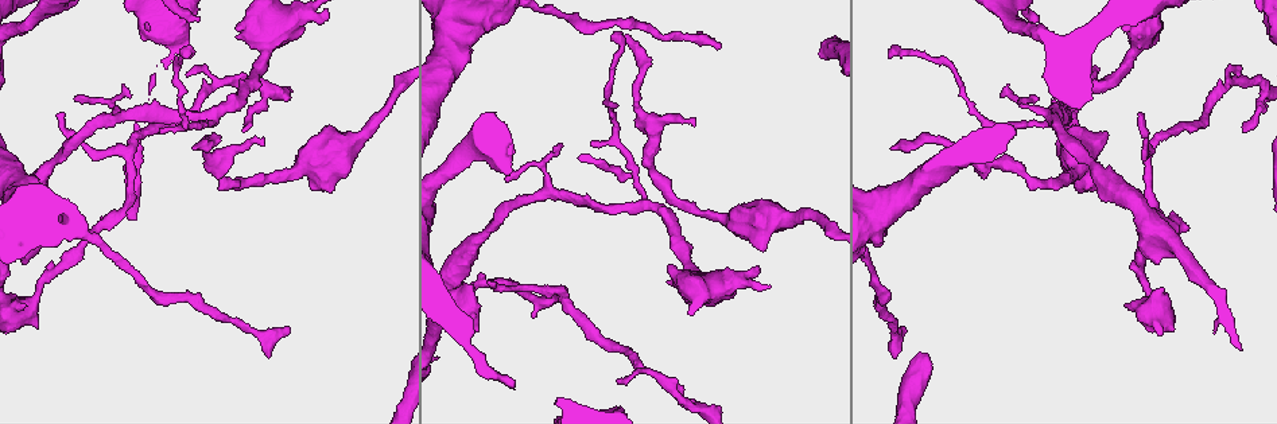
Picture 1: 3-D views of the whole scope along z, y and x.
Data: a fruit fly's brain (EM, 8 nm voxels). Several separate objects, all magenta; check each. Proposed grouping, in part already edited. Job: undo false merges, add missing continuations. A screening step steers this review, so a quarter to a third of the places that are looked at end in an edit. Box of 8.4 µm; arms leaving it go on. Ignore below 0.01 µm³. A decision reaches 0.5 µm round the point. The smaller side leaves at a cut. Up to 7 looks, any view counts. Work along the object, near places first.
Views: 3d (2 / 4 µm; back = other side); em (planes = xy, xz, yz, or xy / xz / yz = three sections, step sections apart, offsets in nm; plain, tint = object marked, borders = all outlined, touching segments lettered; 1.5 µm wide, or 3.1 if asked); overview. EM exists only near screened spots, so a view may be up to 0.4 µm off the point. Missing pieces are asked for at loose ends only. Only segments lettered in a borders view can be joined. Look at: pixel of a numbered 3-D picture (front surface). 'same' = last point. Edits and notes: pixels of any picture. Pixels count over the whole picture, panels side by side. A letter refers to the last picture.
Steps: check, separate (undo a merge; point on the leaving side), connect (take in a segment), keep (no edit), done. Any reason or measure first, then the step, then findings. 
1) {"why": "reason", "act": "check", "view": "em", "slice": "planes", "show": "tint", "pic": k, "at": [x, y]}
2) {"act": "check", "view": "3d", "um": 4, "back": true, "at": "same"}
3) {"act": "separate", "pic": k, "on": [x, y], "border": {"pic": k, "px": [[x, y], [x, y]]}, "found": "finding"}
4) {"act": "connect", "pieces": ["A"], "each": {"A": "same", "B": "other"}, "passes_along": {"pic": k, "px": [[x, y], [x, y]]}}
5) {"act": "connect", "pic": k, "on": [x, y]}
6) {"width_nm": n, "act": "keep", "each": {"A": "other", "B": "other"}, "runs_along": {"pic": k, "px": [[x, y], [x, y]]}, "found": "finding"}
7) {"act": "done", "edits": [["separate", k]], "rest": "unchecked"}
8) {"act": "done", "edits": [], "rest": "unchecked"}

{"why": "thin end", "act": "check", "view": "3d", "um": 2, "pic": 1, "at": [899, 331]}

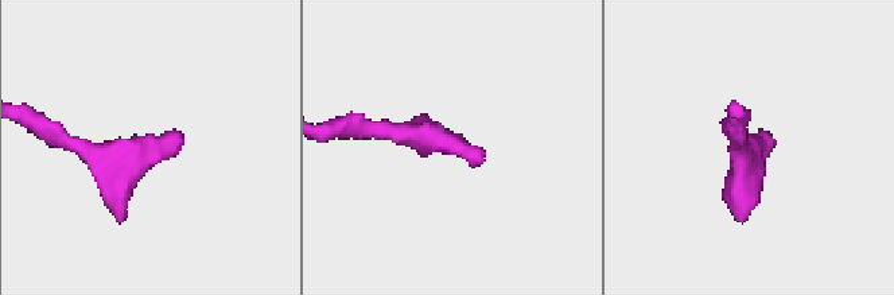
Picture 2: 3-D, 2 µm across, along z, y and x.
{"why": "now the EM", "act": "check", "view": "em", "slice": "planes", "show": "tint", "pic": 2, "at": [762, 141]}

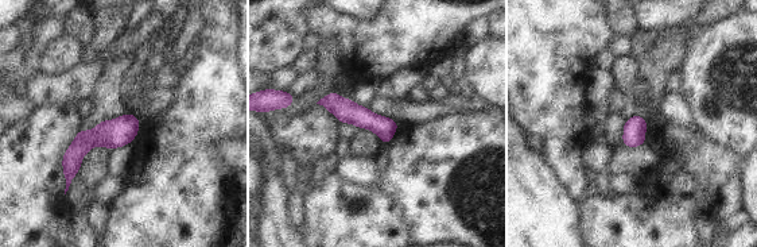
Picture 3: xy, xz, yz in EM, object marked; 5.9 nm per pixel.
{"why": "see the neighbours", "act": "check", "view": "em", "slice": "planes", "show": "borders", "at": "same"}

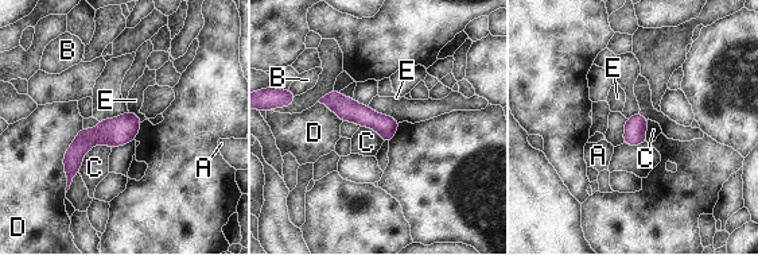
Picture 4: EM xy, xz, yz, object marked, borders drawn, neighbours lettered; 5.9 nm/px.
{"act": "keep", "each": {"A": "other", "B": "other", "C": "other", "D": "other", "E": "other"}, "border": {"pic": 4, "px": [[111, 147], [94, 145], [78, 170]]}, "found": "none of them fits"}

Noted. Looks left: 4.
{"why": "an open end", "act": "check", "view": "em", "slice": "yz", "step": 8, "show": "borders", "pic": 1, "at": [593, 146]}

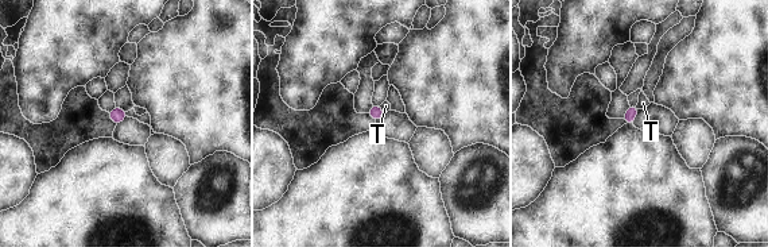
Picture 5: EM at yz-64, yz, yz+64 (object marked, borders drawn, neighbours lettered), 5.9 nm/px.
{"act": "check", "view": "em", "slice": "planes", "show": "borders", "at": "same"}

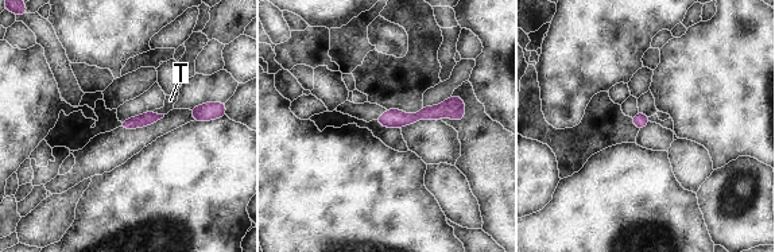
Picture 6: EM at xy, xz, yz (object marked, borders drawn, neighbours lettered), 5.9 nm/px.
{"act": "keep", "each": {"T": "other"}, "border": {"pic": 6, "px": [[154, 111], [163, 115]]}, "found": "no lettered segment goes on from it"}

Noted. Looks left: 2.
{"why": "tapers out", "act": "check", "view": "em", "slice": "yz", "step": 4, "show": "borders", "pic": 1, "at": [891, 150]}

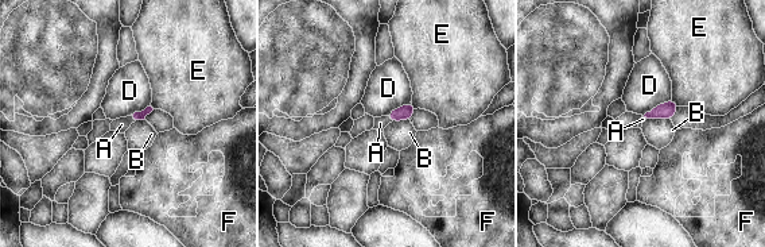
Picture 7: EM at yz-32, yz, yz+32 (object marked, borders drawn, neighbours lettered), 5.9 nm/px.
{"act": "check", "view": "em", "slice": "planes", "show": "borders", "at": "same"}

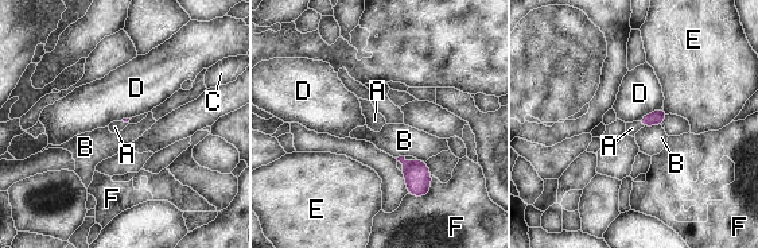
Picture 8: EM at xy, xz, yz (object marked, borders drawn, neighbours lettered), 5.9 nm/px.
{"longest_contact_nm": ["F", 190], "act": "connect", "pieces": ["A"], "each": {"A": "same", "B": "other", "C": "other", "D": "other", "E": "other", "F": "other"}, "passes_along": {"pic": 8, "px": [[659, 116], [641, 123], [632, 128]]}, "found": "it goes on there"}

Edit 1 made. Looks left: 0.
{"act": "done", "edits": [["connect", 8]], "rest": "unchecked"}

